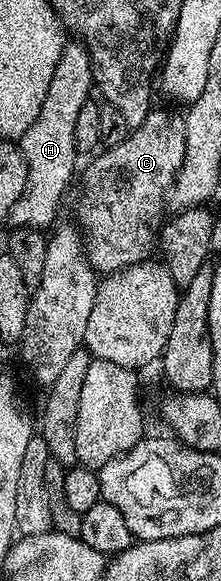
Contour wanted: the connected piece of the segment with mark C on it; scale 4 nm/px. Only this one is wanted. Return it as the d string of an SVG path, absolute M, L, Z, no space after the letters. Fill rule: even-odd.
M149 109L144 121L129 133L126 140L122 140L122 144L101 149L84 170L78 226L82 231L88 263L97 275L107 276L116 270L125 270L127 266L145 261L151 255L148 253L154 250L154 243L158 238L158 223L161 221L160 213L164 210L164 202L166 206L166 199L176 184L176 174L182 168L186 156L184 118L171 114L176 113L171 109L156 109Z

